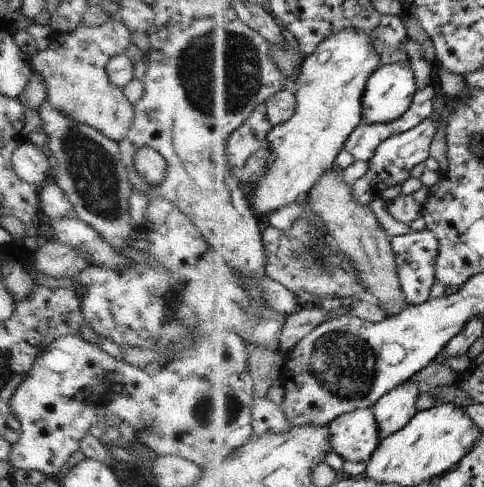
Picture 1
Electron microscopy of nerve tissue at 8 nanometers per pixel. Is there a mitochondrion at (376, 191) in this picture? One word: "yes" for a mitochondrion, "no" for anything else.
no

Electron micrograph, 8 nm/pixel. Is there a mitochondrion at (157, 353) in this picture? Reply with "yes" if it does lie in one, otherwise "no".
no

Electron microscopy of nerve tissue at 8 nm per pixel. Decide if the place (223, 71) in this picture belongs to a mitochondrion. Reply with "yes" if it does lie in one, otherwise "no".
yes

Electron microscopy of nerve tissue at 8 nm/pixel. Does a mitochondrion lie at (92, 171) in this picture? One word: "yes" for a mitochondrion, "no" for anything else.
yes

